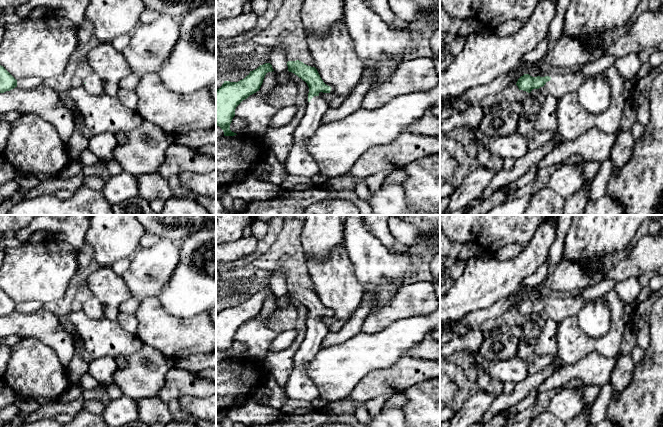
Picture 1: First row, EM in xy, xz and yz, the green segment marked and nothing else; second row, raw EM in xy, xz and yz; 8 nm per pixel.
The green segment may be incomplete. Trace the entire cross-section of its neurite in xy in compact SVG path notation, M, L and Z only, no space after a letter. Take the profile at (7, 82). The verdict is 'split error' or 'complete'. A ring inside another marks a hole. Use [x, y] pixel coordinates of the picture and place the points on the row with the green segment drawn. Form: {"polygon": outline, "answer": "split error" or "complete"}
{"polygon": "M0 65L0 93L10 91L17 87L17 80Z", "answer": "complete"}

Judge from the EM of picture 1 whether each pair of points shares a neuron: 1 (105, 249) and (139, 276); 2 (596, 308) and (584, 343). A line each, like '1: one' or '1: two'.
1: two
2: two

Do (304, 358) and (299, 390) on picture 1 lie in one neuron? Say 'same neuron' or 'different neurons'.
same neuron

